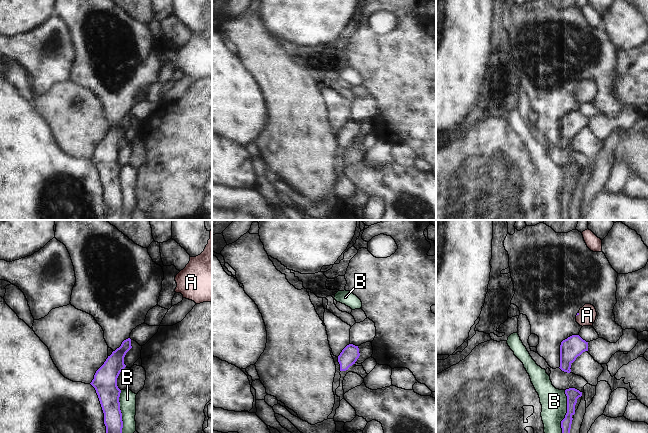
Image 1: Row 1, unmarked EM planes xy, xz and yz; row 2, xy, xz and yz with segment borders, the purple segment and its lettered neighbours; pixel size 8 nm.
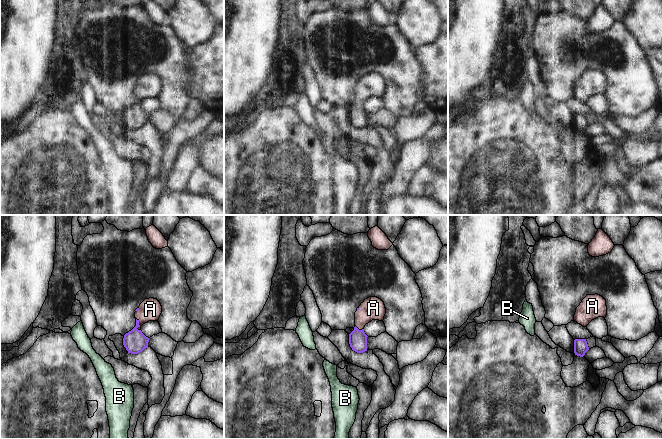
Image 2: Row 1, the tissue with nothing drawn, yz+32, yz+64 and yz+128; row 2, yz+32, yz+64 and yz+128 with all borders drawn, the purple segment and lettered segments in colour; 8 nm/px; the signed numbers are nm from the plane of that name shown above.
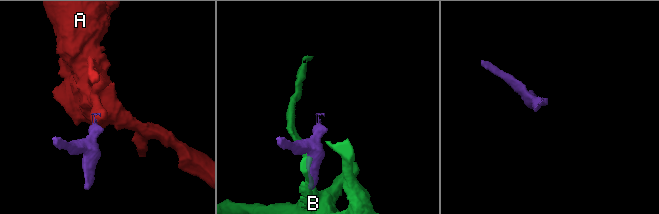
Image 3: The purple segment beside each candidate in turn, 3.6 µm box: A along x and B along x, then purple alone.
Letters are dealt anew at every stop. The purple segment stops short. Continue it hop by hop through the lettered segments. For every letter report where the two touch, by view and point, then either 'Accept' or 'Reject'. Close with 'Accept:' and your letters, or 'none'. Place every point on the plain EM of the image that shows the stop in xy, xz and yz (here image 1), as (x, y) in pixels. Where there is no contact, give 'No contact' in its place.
A: Touches purple at yz (578, 90). Accept
B: Touches purple at xy (121, 193). Reject
Accept: A

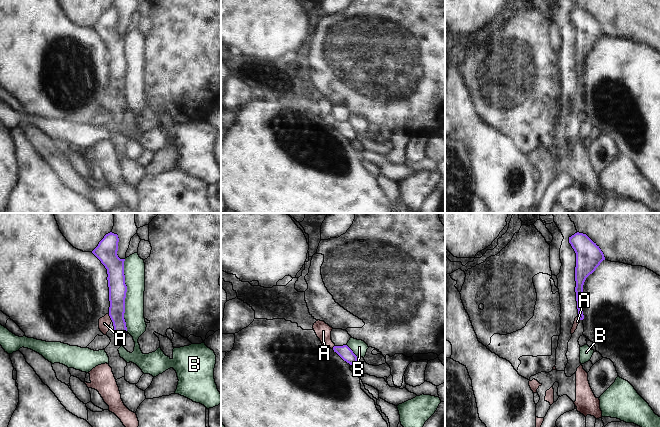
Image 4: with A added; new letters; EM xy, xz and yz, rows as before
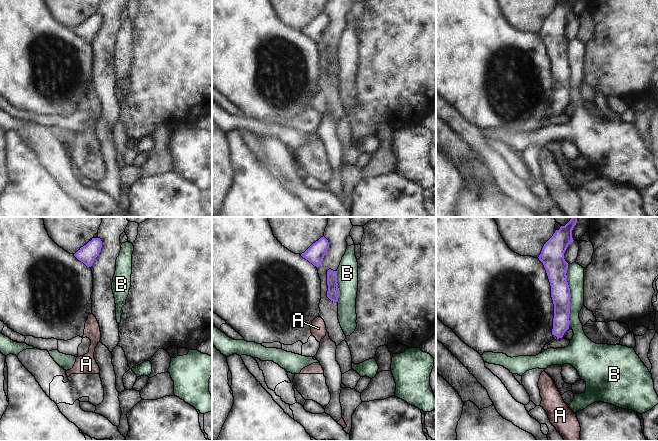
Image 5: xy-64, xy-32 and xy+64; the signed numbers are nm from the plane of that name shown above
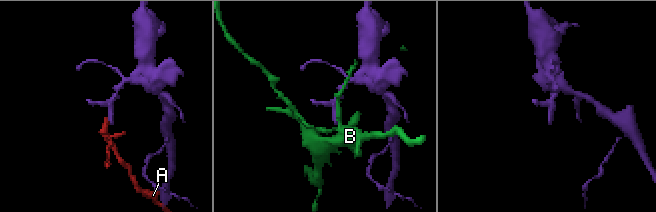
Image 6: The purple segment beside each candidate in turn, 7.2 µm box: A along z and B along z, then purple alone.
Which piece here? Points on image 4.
A: Touches purple at xy (110, 93). Reject
B: Touches purple at xy (125, 71). Reject
Accept: none

